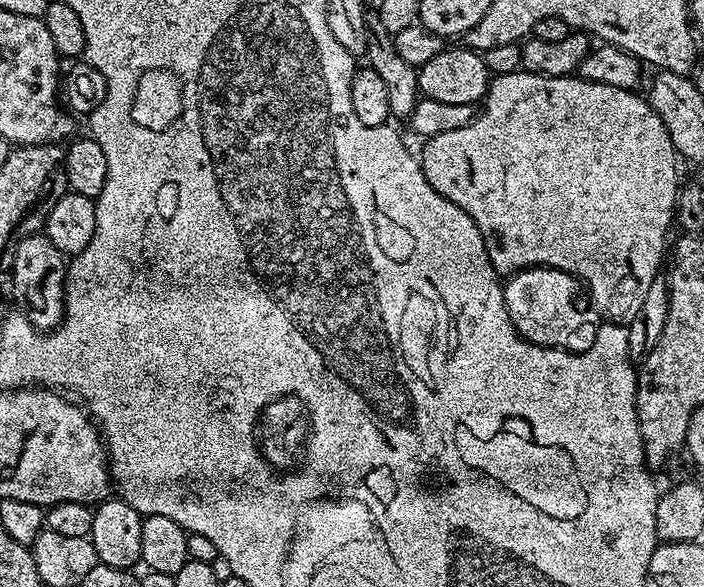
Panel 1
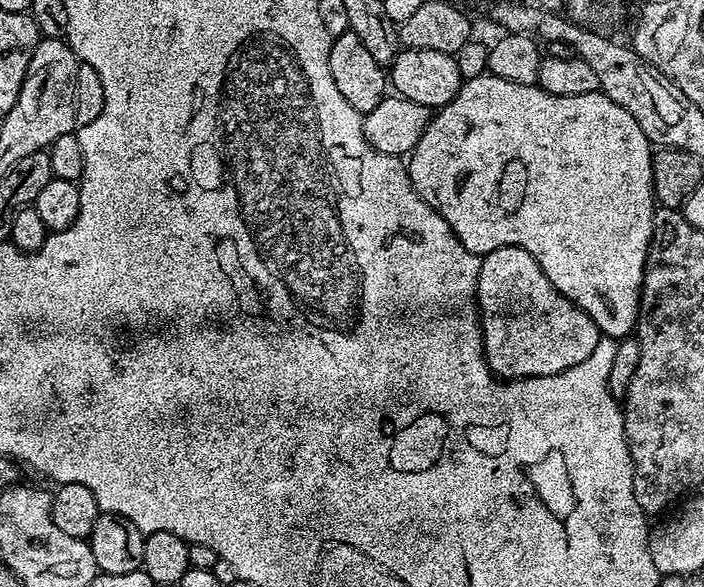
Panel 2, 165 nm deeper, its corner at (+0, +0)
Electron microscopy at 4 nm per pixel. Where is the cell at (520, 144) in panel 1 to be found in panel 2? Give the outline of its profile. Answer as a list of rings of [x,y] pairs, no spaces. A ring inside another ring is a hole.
[[[485,74],[478,78],[463,81],[454,94],[454,98],[442,106],[433,115],[426,126],[422,138],[418,138],[418,146],[407,157],[408,177],[412,179],[412,189],[454,230],[454,234],[478,257],[483,258],[488,252],[498,250],[502,246],[518,246],[526,250],[542,266],[546,278],[554,282],[556,289],[570,302],[574,302],[600,328],[608,338],[628,338],[633,335],[640,309],[640,287],[644,284],[644,263],[648,257],[648,246],[652,243],[652,219],[656,213],[652,195],[652,153],[653,145],[649,144],[646,134],[642,134],[642,126],[618,106],[603,92],[590,94],[574,94],[559,96],[550,94],[541,88],[539,83],[523,84],[522,82],[506,82],[506,78],[498,78]]]

